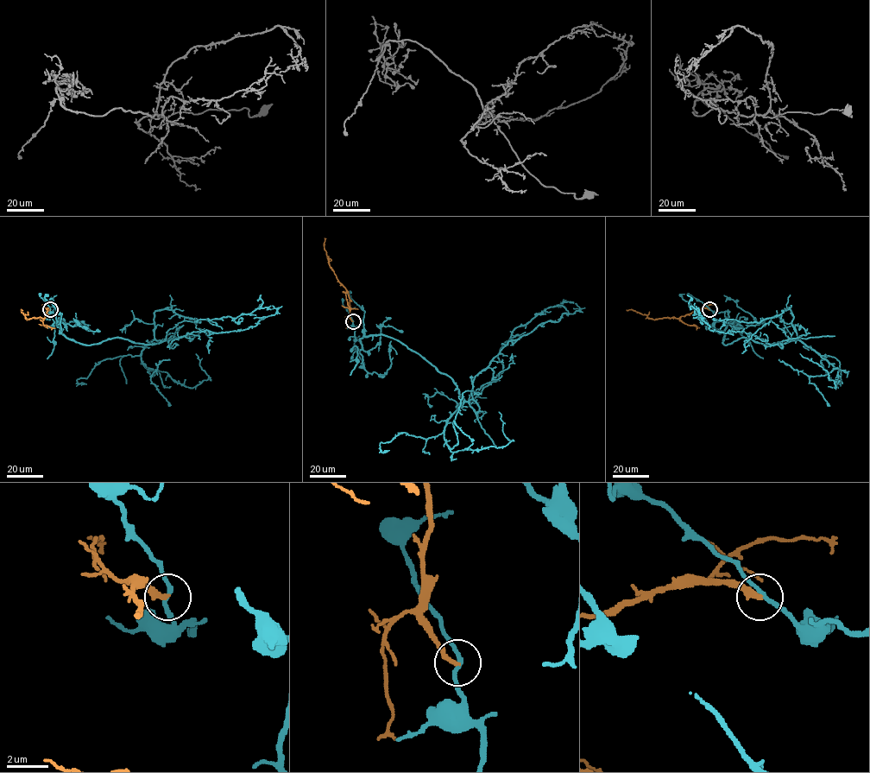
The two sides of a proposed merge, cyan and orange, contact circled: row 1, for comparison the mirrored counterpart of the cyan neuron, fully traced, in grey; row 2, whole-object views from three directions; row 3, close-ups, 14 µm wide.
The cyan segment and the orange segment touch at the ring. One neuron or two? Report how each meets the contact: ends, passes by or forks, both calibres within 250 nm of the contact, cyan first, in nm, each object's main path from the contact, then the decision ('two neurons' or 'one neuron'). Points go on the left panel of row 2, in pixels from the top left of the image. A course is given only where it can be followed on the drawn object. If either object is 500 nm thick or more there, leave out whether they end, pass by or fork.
cyan passes by | orange ends | 190/240 nm | cyan via (50, 309), (60, 332), (78, 342), (158, 344), (156, 311), (196, 322), (236, 319), (258, 308), (261, 294) | orange via (50, 309), (47, 308), (44, 318), (27, 319), (22, 309) | two neurons

